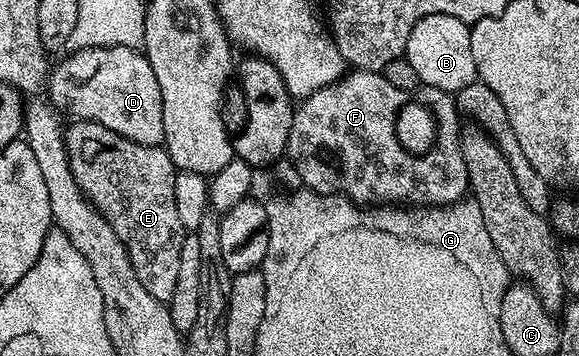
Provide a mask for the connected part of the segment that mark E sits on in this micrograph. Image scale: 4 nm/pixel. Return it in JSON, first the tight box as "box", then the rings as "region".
{"box":[63,119,185,303],"region":[[[78,119],[72,120],[64,128],[63,138],[77,185],[93,203],[93,207],[97,207],[97,211],[105,215],[109,227],[117,231],[117,239],[125,243],[129,259],[133,263],[133,271],[137,271],[137,279],[141,279],[145,291],[149,291],[153,299],[164,303],[170,302],[173,291],[177,291],[177,266],[181,264],[179,256],[185,230],[181,227],[181,218],[177,215],[177,202],[173,197],[177,170],[166,148],[133,143],[133,139],[117,135],[117,131],[101,127],[101,123]]]}

